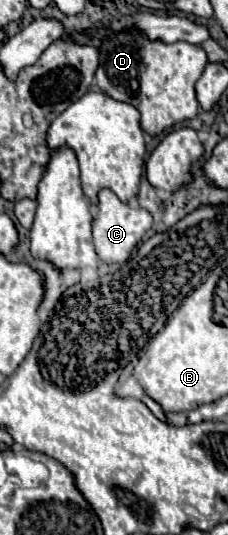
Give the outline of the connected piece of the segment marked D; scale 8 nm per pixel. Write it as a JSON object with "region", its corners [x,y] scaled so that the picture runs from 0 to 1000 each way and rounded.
{"region":[[[548,56],[452,75],[434,97],[443,120],[417,138],[434,168],[513,191],[592,198],[618,209],[627,247],[689,254],[759,232],[864,217],[873,191],[855,183],[855,153],[908,123],[908,105],[873,86],[820,79],[662,79],[601,56]]]}

